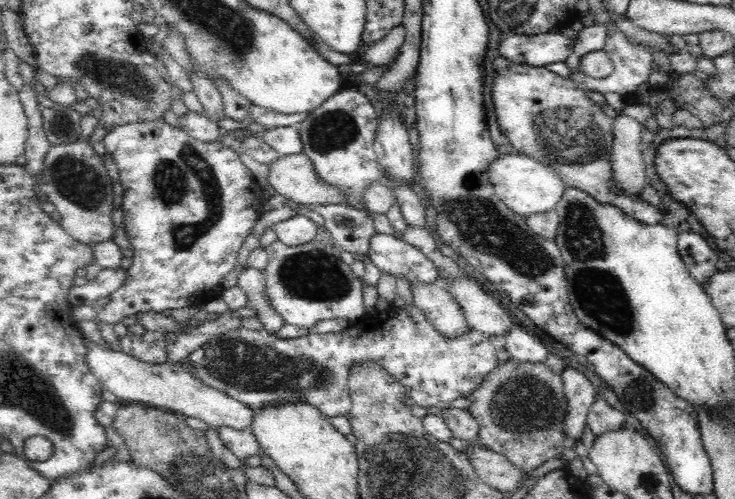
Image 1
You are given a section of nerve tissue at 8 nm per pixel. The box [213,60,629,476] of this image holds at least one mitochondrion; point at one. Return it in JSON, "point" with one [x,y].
{"point":[480,224]}

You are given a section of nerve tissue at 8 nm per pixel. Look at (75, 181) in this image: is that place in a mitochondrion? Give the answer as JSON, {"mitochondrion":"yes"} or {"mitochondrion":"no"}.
{"mitochondrion":"yes"}

